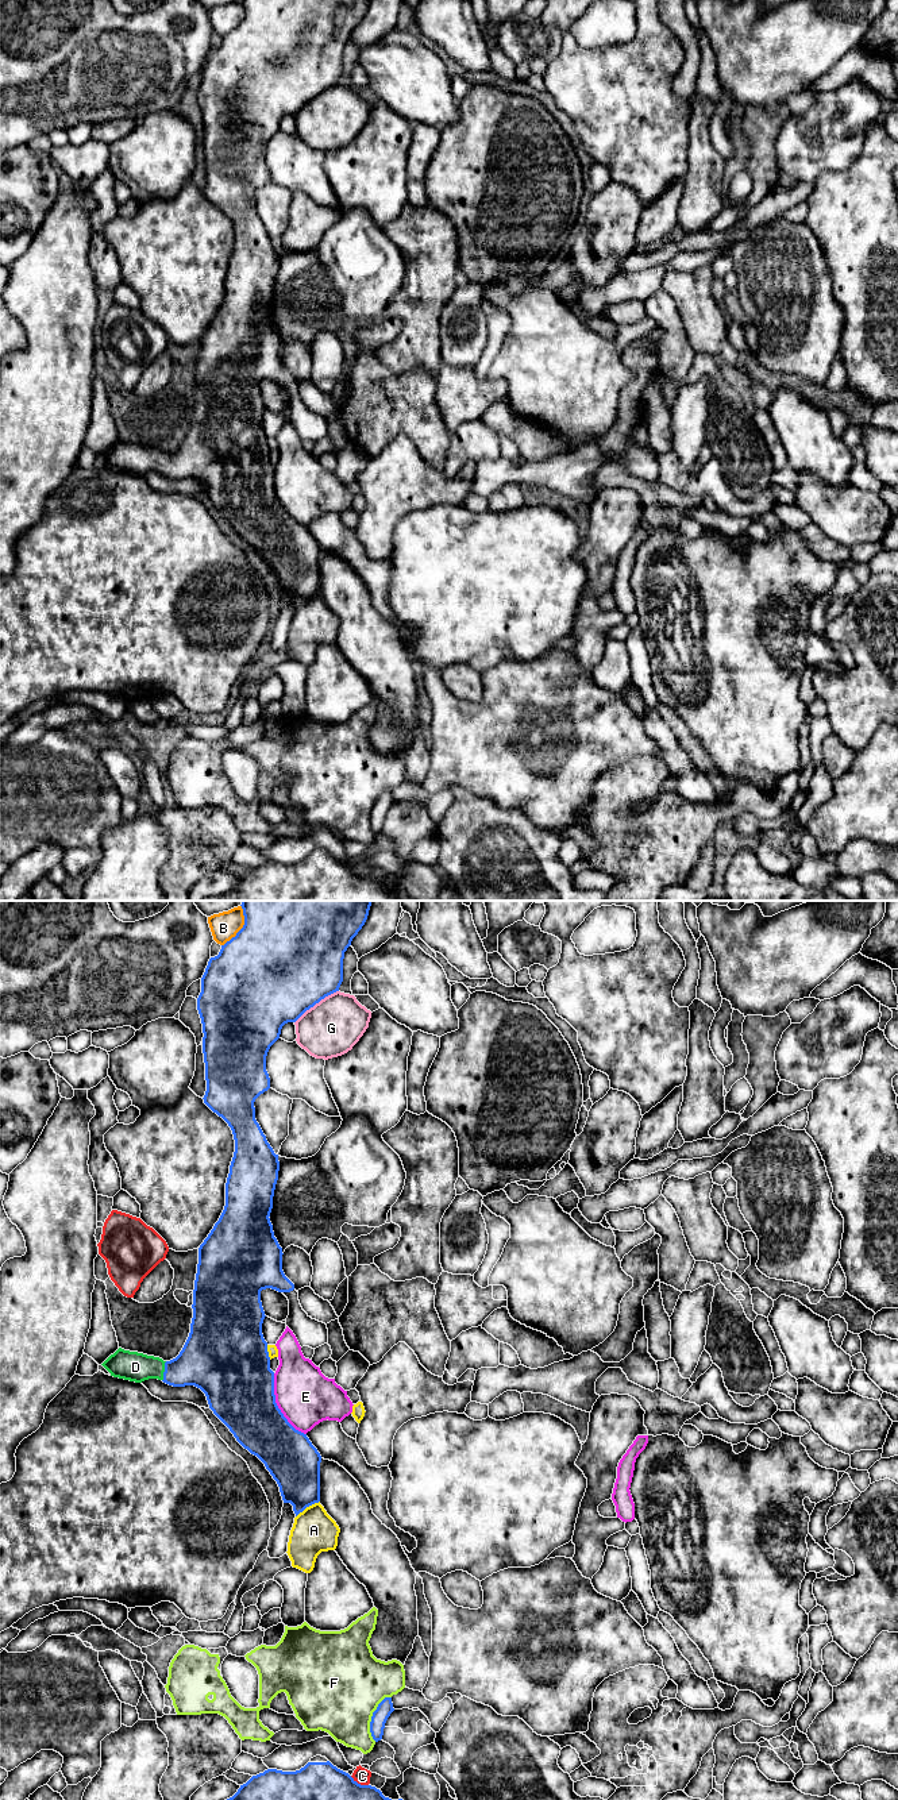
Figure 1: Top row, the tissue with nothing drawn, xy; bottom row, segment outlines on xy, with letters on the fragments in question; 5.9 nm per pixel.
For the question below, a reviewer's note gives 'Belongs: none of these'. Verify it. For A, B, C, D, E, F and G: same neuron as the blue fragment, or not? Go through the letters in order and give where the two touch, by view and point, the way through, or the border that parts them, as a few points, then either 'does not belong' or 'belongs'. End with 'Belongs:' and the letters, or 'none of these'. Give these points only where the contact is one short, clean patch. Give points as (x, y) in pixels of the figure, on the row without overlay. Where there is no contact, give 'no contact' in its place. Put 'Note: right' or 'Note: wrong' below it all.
A: xy (307, 598) | does not belong
B: xy (242, 20) | does not belong
C: xy (359, 877) | does not belong
D: xy (165, 463) | across xy (205, 454), (182, 463), (165, 463), (151, 459), (135, 459) | belongs
E: xy (277, 498) | does not belong
F: xy (372, 809) | does not belong
G: xy (316, 95) | does not belong
Belongs: D
Note: wrong

